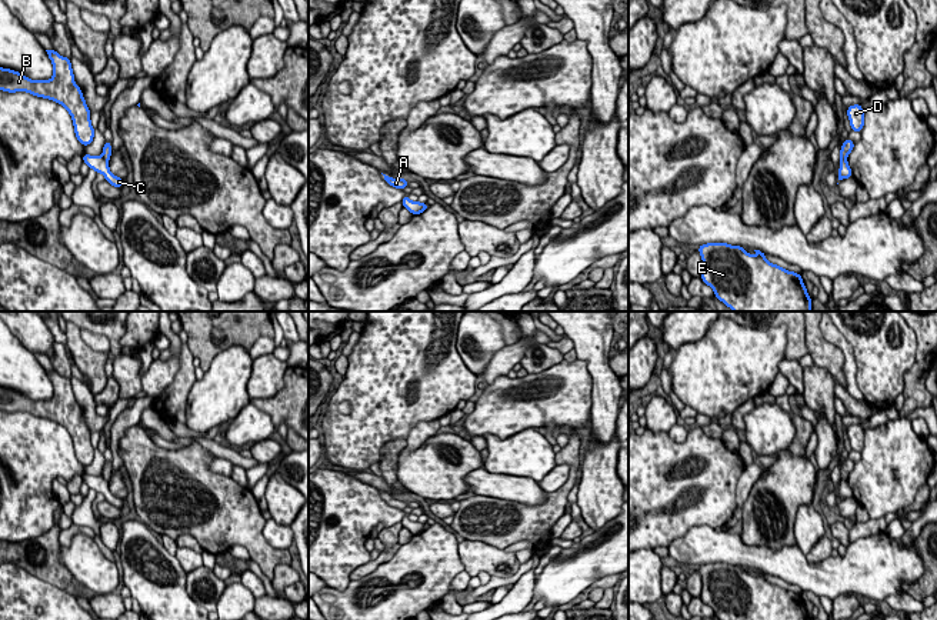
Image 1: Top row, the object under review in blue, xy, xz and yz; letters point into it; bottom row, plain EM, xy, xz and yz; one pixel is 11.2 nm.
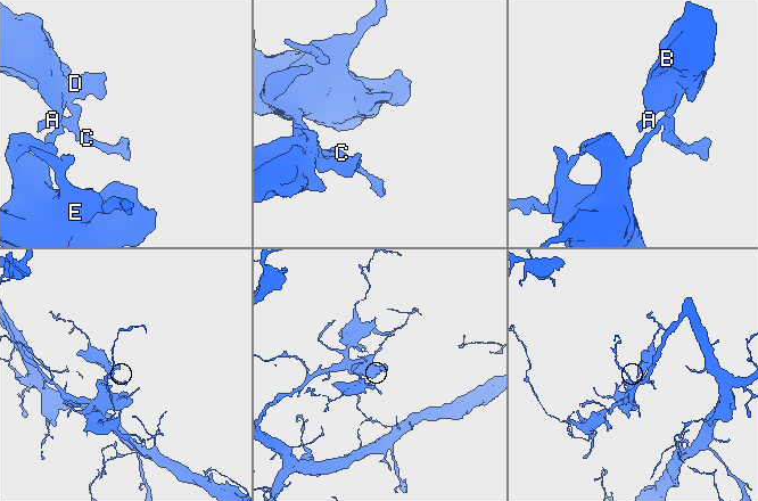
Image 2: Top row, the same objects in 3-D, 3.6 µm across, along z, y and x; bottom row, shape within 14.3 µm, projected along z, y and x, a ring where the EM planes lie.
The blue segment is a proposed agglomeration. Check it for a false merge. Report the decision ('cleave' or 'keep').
cleave

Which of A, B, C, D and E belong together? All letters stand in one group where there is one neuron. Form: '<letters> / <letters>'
A B D / C E

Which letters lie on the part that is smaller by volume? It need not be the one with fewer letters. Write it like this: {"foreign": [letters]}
{"foreign": ["A", "B", "D"]}

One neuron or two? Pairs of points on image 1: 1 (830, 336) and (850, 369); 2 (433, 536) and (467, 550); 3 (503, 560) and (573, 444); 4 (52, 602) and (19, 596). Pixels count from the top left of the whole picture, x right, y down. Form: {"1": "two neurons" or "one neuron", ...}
{"1": "one neuron", "2": "two neurons", "3": "two neurons", "4": "one neuron"}

